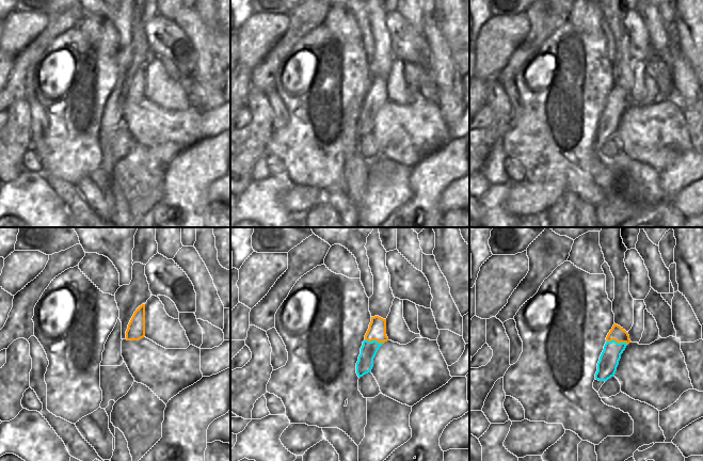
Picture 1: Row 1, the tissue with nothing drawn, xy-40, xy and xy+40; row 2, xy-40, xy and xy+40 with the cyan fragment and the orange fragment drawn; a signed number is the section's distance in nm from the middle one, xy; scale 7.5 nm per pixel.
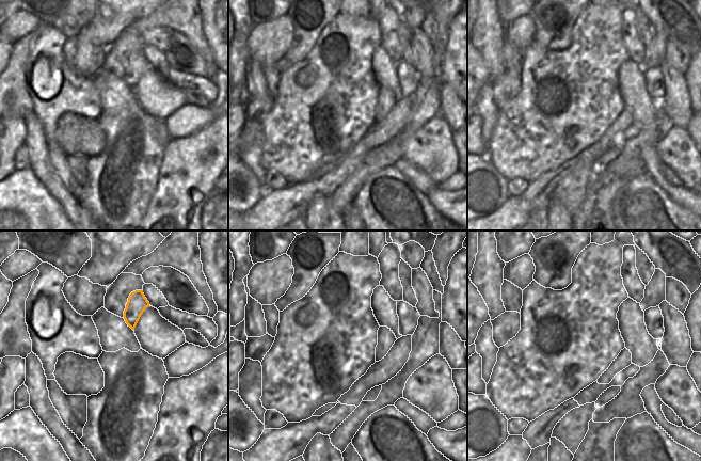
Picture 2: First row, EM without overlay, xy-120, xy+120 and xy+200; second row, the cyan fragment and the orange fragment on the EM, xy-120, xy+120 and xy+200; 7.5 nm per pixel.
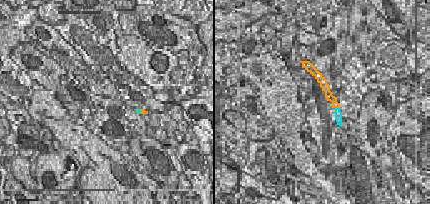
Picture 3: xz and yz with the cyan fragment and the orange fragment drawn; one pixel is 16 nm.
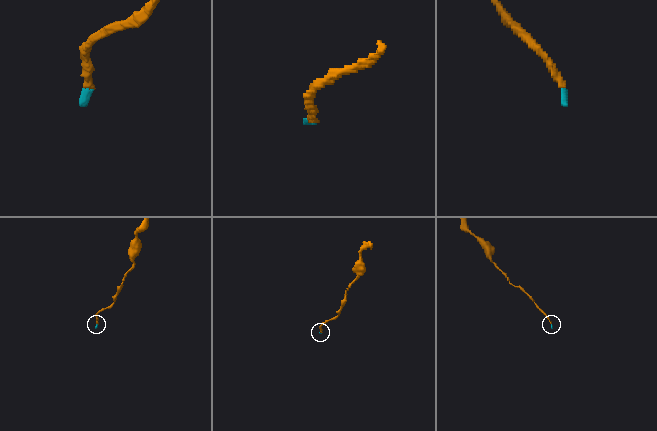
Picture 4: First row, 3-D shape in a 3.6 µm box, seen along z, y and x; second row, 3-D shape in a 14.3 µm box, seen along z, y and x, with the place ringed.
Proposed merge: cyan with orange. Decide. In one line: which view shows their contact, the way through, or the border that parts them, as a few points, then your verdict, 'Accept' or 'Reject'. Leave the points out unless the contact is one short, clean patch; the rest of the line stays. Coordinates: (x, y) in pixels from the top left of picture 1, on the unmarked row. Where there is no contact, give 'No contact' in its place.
Touches cyan in xy+40. Boundary: xy+40 (607, 101), (627, 105). Reject

